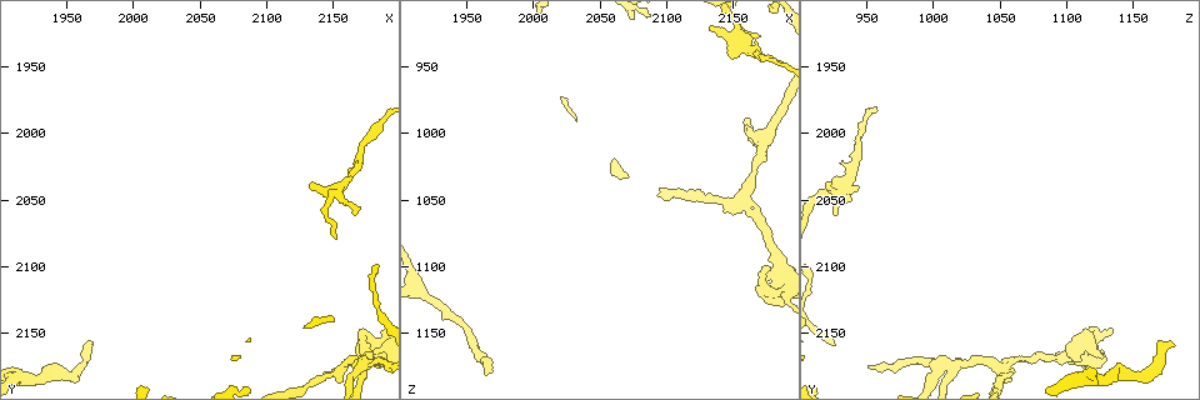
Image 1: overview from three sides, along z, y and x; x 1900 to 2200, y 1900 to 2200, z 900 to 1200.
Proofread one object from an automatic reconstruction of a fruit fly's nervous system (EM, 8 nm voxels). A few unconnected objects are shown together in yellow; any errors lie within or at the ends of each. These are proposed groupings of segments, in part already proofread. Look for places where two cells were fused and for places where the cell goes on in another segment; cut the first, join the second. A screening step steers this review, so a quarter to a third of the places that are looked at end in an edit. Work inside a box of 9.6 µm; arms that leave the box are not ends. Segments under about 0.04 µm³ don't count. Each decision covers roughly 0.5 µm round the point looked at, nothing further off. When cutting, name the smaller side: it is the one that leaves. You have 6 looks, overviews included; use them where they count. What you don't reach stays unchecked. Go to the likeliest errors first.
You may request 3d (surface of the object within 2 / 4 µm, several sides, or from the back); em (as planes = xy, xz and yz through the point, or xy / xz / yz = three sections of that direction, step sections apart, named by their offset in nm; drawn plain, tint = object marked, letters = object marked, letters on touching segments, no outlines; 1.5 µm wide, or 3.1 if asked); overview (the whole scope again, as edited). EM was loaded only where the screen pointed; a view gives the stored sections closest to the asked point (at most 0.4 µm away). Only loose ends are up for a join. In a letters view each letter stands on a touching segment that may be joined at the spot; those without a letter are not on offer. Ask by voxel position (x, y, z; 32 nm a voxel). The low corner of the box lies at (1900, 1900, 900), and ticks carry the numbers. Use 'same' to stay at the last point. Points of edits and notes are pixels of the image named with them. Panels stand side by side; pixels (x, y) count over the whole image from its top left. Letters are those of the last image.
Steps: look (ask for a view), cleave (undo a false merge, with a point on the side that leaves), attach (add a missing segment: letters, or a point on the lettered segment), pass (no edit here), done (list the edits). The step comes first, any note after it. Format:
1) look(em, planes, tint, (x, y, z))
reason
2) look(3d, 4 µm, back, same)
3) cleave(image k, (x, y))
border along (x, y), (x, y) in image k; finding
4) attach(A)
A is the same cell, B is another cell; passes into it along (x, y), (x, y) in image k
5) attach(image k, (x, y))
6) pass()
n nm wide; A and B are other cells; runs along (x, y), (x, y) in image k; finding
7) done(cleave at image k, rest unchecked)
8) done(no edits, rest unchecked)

look(em, planes, letters, (1970, 2154, 1180))
an open end

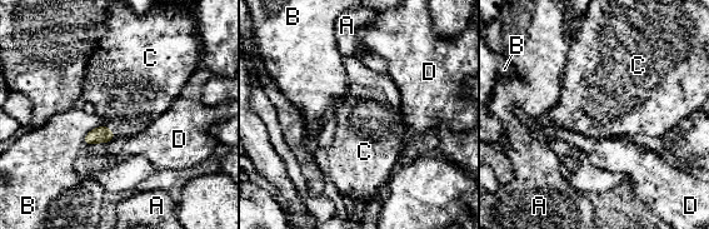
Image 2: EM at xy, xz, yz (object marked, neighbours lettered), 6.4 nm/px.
attach(C)
C is the same cell, A, B and D are other cells; passes into it along (101, 134), (110, 130), (131, 100) in image 2; it goes on there

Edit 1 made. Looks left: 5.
look(3d, 4 µm, (2132, 2038, 924))
free end

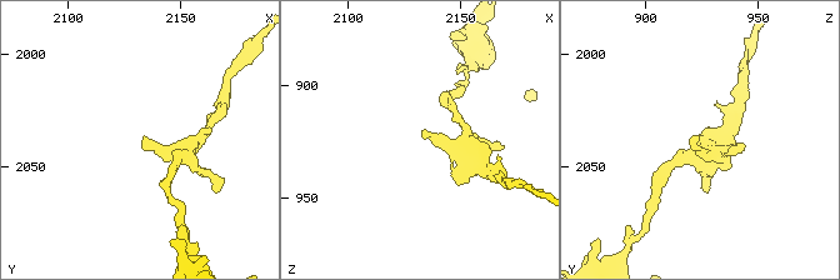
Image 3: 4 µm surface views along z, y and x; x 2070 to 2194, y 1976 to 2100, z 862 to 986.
look(em, planes, letters, (2134, 2038, 923))
need the tissue

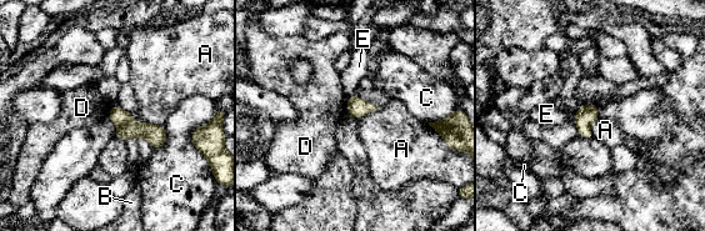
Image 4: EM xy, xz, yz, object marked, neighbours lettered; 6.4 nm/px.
pass()
120 nm wide; A, B, C, D and E are other cells; runs along (113, 110), (131, 129), (163, 139) in image 4; none of them fits

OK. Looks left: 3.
look(em, yz, step 8, tint, (2174, 2172, 1006))
looks like a crossing

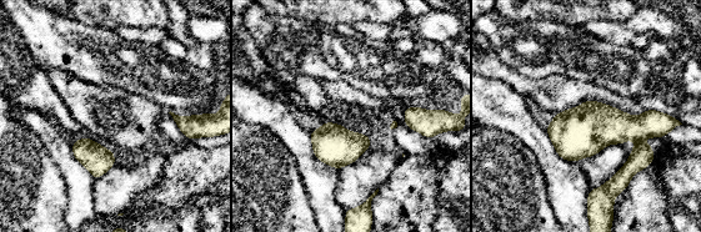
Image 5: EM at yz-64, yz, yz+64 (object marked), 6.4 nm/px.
look(em, planes, letters, same)

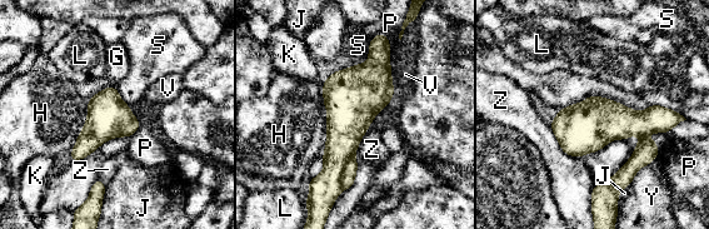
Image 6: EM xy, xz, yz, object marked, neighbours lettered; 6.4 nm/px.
cleave(image 6, (348, 177))
G, H, J, K, L, P, S, V, Y and Z are other cells; border along (353, 155), (344, 167), (341, 189) in image 6; two cells meet here

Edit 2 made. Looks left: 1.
done(attach at image 2, cleave at image 6, rest unchecked)

